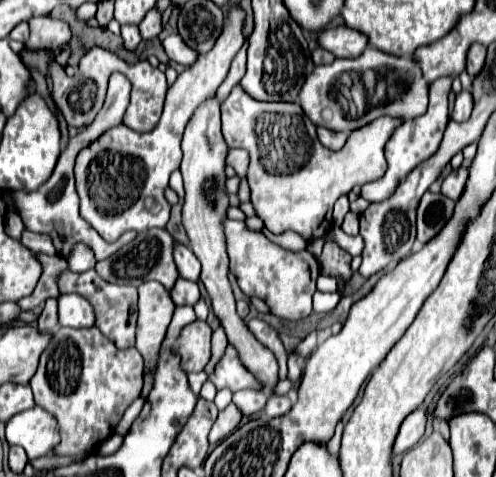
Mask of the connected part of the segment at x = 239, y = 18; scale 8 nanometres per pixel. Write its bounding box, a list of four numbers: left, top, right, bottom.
[74,7,244,243]

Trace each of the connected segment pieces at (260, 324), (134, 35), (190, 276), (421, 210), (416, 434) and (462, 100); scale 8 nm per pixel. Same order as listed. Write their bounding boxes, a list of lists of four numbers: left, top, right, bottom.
[[250,319,288,379],[122,25,142,51],[174,245,200,283],[418,193,454,241],[394,407,428,453],[452,91,474,123]]

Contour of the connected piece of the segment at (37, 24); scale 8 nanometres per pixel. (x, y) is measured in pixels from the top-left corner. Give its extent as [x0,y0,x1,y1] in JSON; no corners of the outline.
[26,15,72,49]

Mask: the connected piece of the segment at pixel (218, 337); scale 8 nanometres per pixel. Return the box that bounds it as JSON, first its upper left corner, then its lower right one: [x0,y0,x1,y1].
[204,327,228,377]

